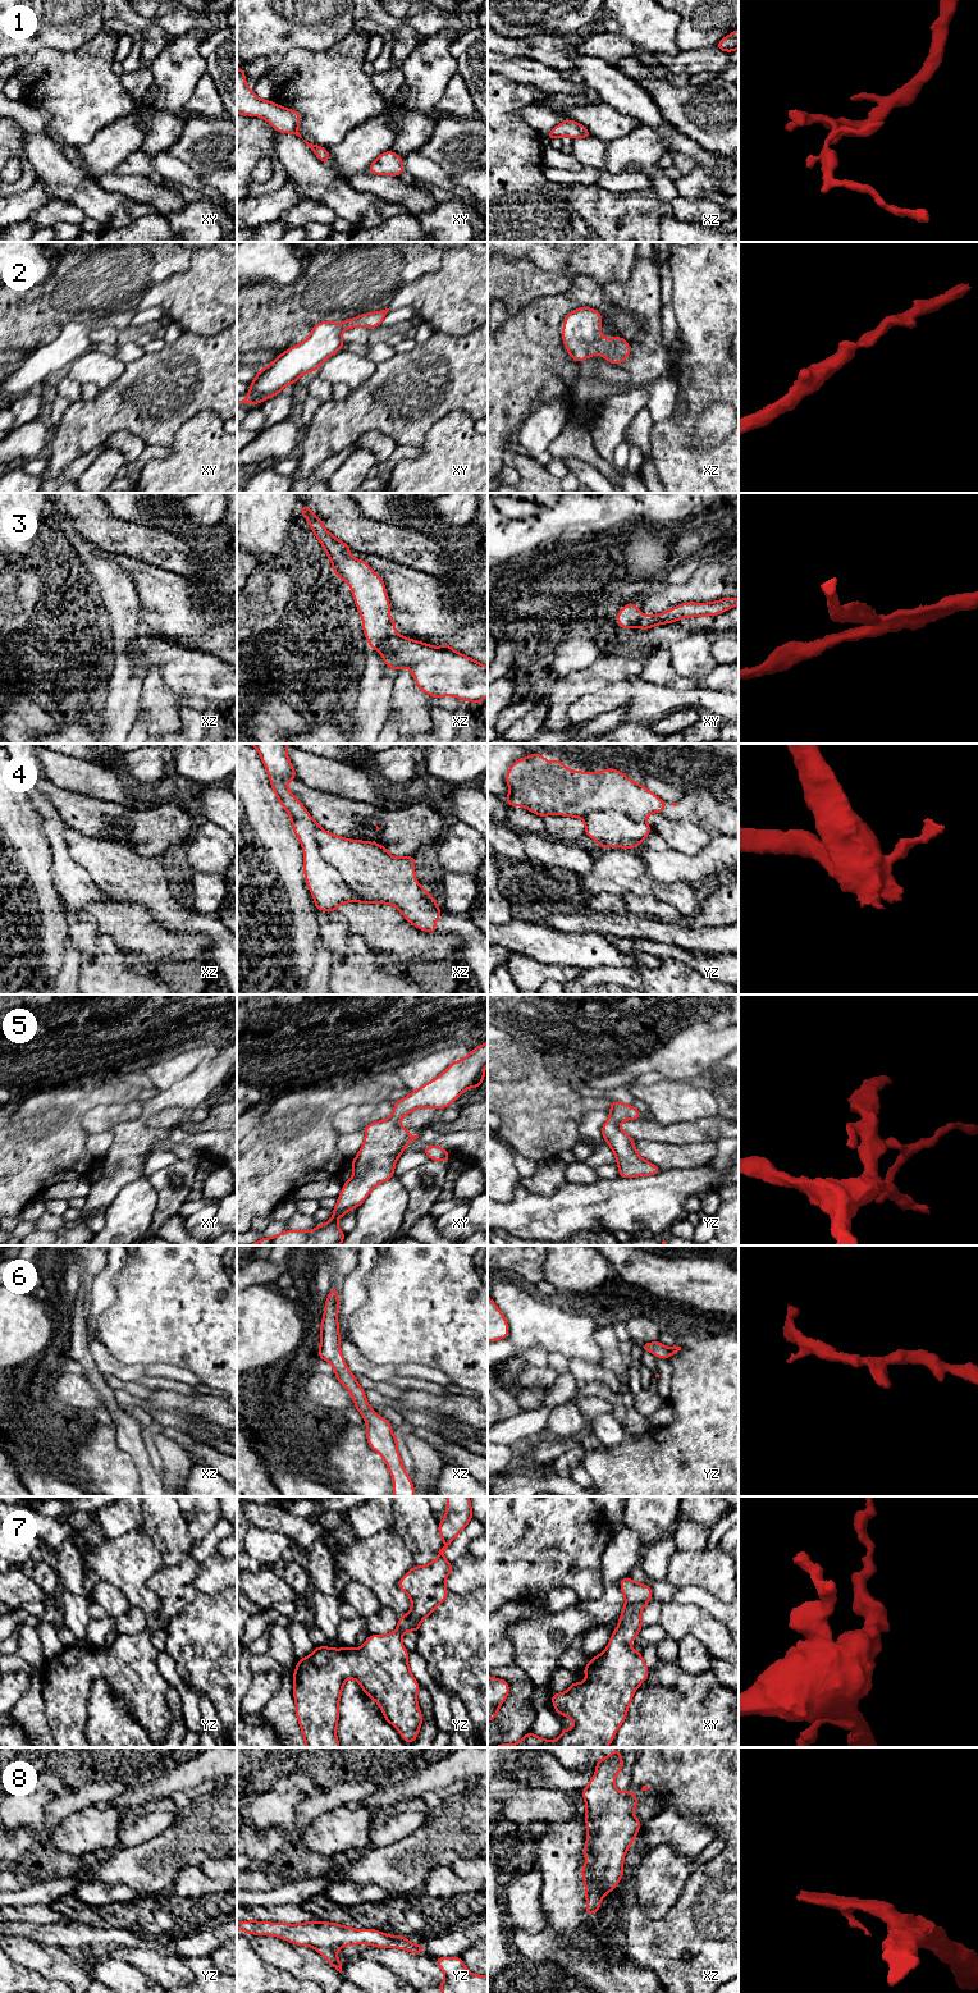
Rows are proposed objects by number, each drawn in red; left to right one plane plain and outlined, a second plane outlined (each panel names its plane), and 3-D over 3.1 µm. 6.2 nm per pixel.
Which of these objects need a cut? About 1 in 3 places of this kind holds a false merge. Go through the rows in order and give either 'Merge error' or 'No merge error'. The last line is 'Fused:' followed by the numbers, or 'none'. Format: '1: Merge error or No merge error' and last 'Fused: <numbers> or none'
1: No merge error
2: No merge error
3: Merge error
4: Merge error
5: No merge error
6: No merge error
7: No merge error
8: No merge error
Fused: 3, 4

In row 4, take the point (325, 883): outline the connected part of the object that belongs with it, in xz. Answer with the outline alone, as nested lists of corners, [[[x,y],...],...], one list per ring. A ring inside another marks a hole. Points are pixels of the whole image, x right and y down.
[[[251,744],[260,754],[270,786],[279,804],[288,812],[294,835],[303,851],[303,874],[317,911],[335,913],[341,905],[355,901],[353,891],[341,873],[321,859],[316,833],[321,826],[311,818],[303,804],[288,790],[289,780],[298,780],[288,759],[287,744]]]

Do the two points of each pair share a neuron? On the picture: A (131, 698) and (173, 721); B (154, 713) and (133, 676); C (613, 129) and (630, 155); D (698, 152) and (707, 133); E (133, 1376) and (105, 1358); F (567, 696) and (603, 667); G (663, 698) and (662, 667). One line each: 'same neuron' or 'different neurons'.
A: different neurons
B: different neurons
C: different neurons
D: different neurons
E: same neuron
F: same neuron
G: different neurons

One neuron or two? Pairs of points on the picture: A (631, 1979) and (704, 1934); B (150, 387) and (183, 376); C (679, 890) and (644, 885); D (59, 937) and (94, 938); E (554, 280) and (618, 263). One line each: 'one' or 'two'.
A: two
B: one
C: one
D: two
E: two

